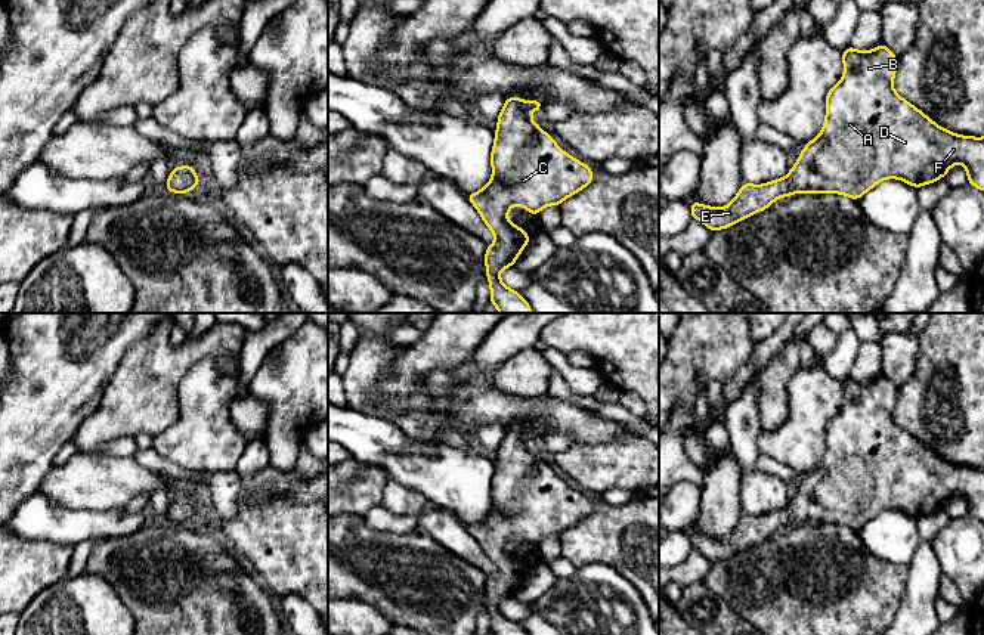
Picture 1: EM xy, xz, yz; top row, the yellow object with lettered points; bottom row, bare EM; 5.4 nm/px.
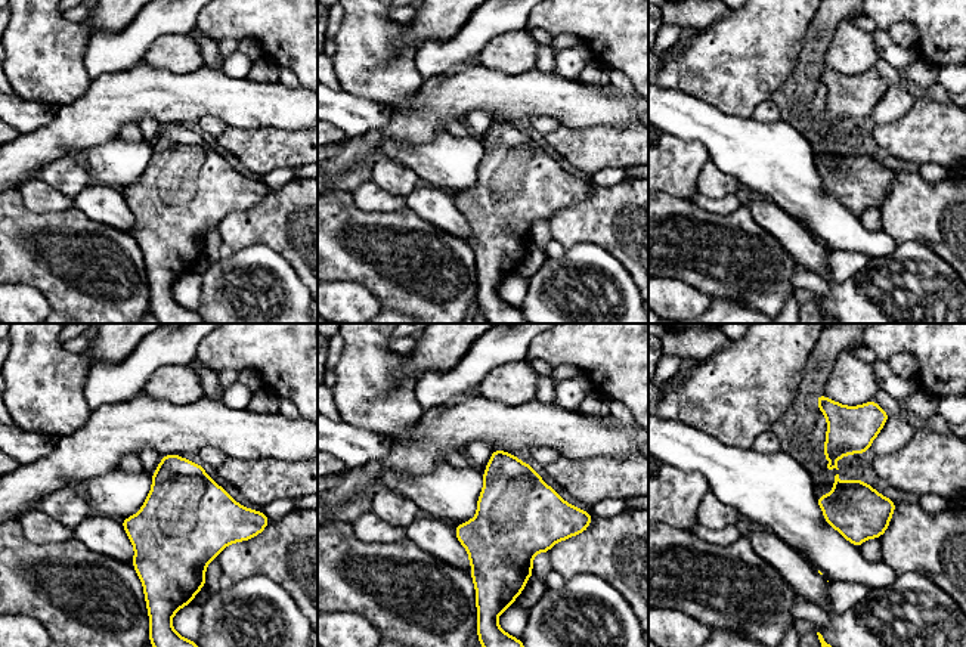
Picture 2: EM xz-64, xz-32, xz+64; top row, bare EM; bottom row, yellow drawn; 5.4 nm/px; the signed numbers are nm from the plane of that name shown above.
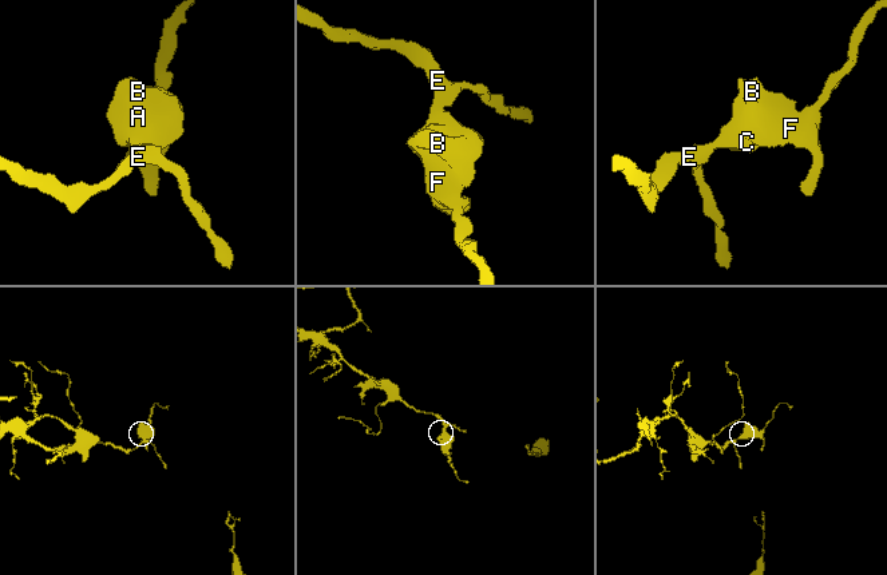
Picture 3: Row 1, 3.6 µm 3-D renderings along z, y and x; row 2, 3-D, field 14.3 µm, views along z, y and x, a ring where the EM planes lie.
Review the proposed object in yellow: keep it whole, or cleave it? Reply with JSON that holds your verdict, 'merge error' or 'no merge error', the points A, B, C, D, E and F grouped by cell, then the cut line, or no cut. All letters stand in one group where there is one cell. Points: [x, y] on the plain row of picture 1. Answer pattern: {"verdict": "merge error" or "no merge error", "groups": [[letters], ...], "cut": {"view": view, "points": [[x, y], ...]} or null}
{"verdict": "no merge error", "groups": [["A", "B", "C", "D", "E", "F"]], "cut": null}

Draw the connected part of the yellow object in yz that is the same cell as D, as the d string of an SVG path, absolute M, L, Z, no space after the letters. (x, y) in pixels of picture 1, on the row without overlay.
M884 374L869 382L850 377L842 382L842 391L844 408L826 427L821 464L805 476L789 505L764 515L743 514L736 529L721 539L691 532L691 549L715 563L795 523L841 524L857 532L885 509L900 509L919 520L944 508L957 493L965 496L968 514L984 521L984 468L949 462L904 431L892 419L897 388Z

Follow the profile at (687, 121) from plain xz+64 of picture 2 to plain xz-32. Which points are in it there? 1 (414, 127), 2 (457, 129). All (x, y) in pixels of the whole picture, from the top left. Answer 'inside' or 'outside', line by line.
1: outside
2: outside

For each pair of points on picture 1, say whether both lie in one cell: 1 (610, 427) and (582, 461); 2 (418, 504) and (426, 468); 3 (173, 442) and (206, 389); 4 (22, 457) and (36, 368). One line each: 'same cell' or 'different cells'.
1: different cells
2: different cells
3: same cell
4: same cell

